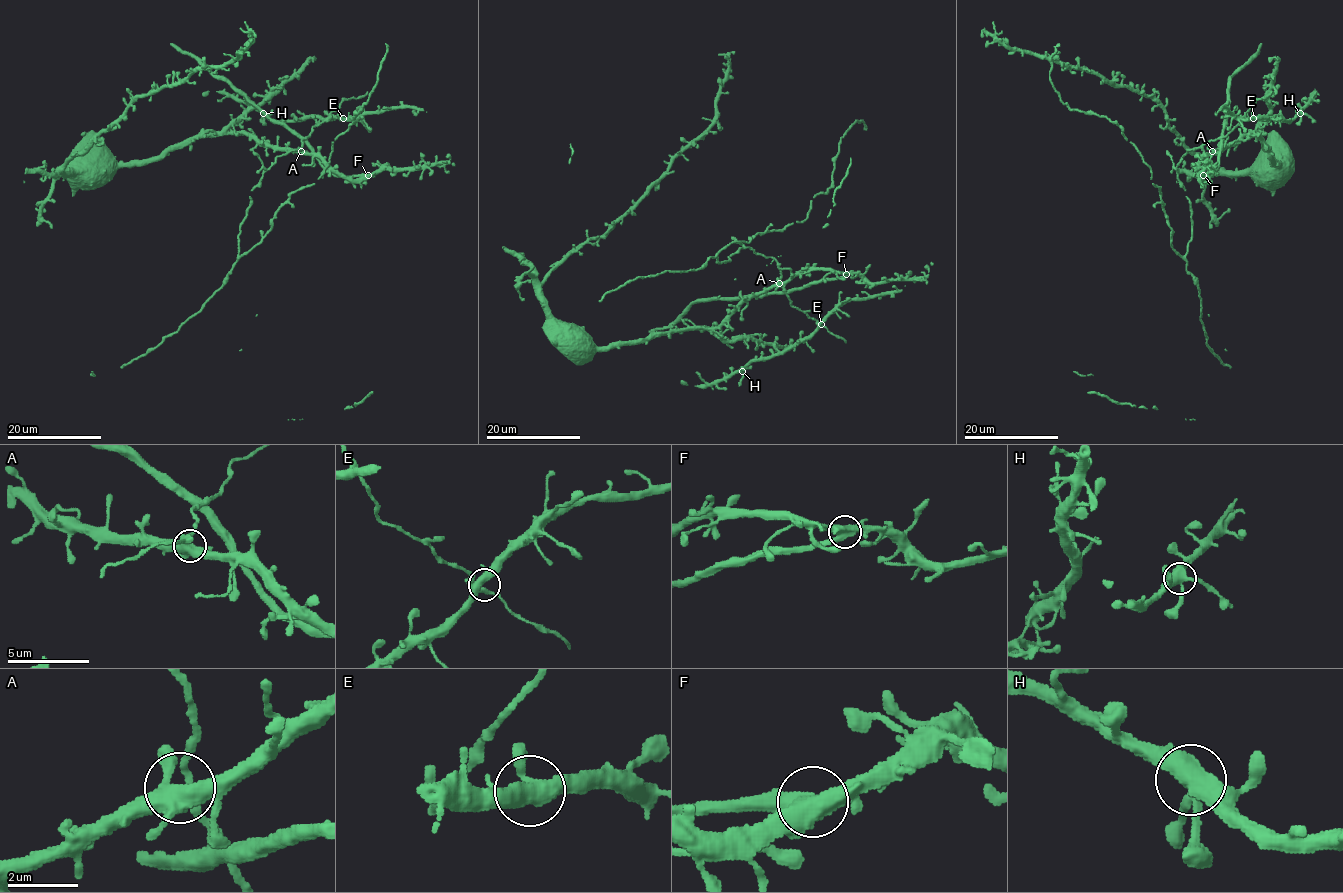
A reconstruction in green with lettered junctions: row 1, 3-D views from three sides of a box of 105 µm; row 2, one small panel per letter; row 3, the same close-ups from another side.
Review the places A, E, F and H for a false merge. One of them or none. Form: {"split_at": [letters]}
{"split_at": ["F"]}

